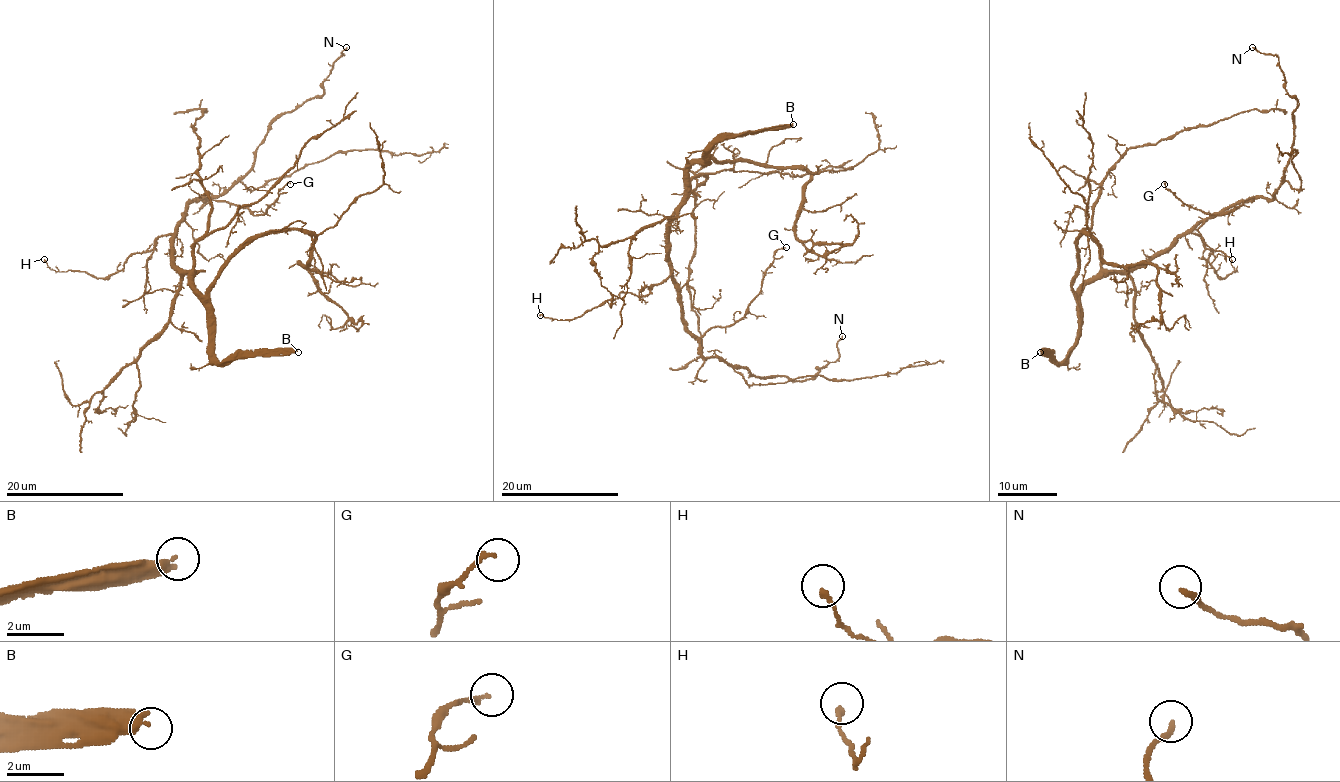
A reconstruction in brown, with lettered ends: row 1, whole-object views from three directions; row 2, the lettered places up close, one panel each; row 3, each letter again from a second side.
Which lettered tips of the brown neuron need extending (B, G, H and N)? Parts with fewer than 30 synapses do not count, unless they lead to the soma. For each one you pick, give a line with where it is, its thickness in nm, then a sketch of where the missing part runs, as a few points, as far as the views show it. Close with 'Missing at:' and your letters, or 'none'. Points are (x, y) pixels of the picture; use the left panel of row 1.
B: Place: (298, 352). Thickness 400 nm. Course of what is missing: (298, 352), (396, 340), (439, 291), (471, 201), (415, 138), (423, 98), (445, 82), (420, 75), (427, 66)
Missing at: B

